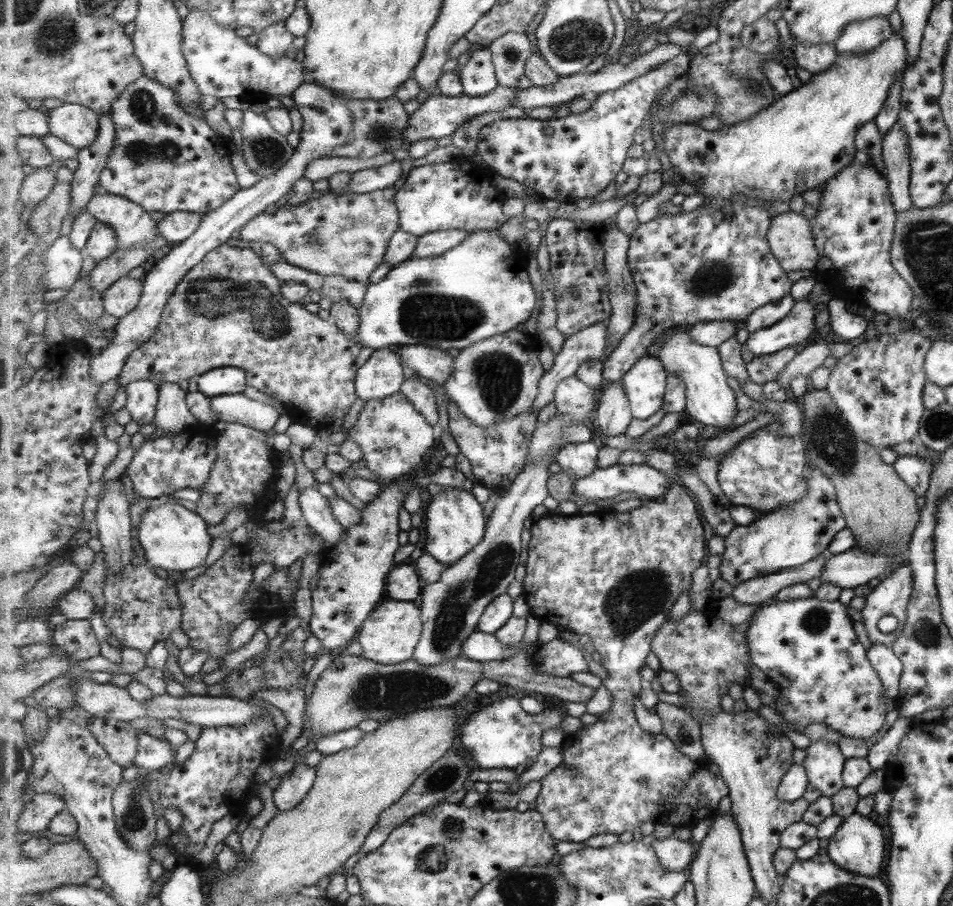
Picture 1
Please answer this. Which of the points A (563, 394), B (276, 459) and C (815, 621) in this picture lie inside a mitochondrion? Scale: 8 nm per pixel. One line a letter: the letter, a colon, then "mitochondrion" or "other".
A: other
B: other
C: mitochondrion

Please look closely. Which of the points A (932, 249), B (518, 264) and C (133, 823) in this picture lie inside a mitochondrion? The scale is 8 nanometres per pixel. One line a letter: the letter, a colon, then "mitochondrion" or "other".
A: mitochondrion
B: other
C: mitochondrion

